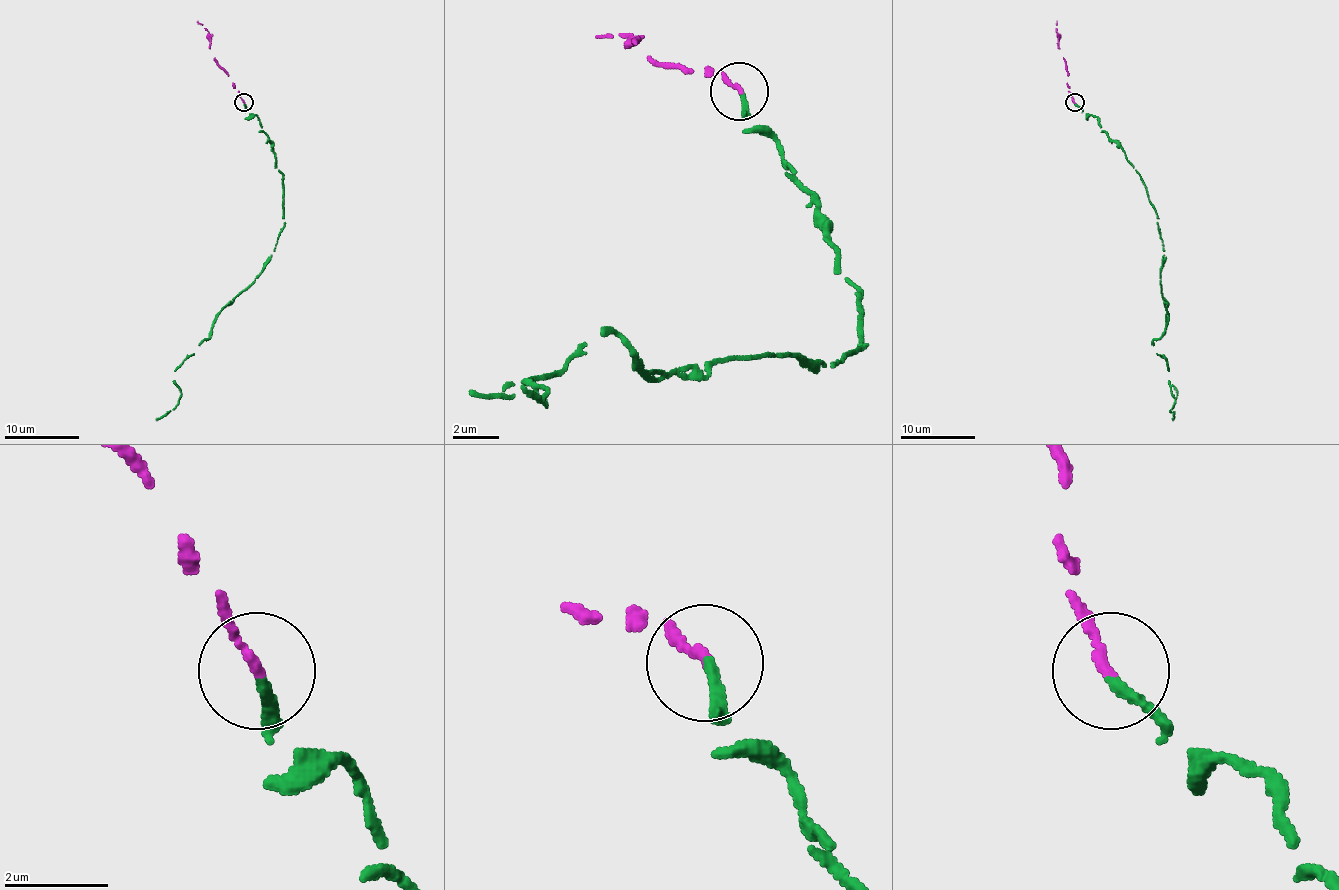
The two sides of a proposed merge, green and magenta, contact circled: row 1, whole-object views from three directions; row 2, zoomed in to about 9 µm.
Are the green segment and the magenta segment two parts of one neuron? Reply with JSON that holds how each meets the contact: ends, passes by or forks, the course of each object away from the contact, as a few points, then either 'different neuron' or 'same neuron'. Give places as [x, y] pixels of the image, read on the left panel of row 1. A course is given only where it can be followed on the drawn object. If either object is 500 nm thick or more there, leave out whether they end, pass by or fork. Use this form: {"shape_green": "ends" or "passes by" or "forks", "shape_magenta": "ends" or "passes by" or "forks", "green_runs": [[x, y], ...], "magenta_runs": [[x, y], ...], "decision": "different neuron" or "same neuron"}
{"shape_green": "ends", "shape_magenta": "ends", "green_runs": [[243, 102], [275, 153], [284, 224], [269, 262], [174, 370], [177, 404], [155, 419]], "magenta_runs": [[243, 102], [228, 72], [213, 58], [209, 33], [198, 20]], "decision": "same neuron"}

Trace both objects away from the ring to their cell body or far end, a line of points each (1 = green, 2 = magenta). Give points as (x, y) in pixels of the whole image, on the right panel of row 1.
1: (1074, 102), (1124, 153), (1156, 213), (1166, 327), (1153, 344), (1166, 359), (1175, 404), (1171, 419)
2: (1074, 102), (1066, 82), (1068, 72), (1059, 48), (1057, 20)

